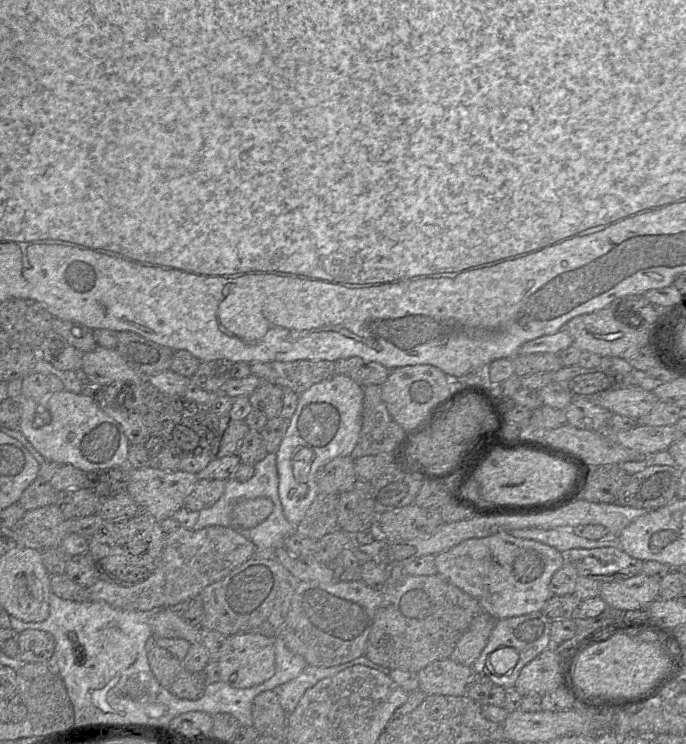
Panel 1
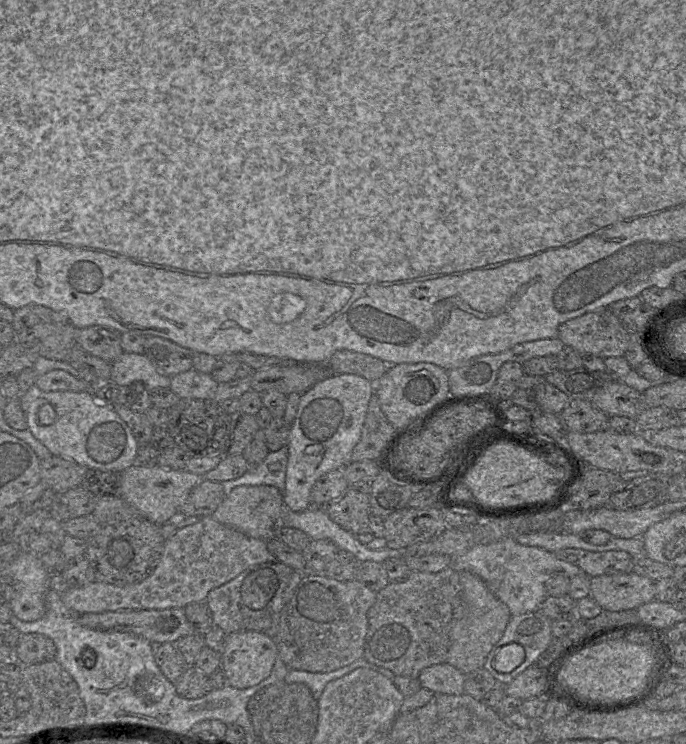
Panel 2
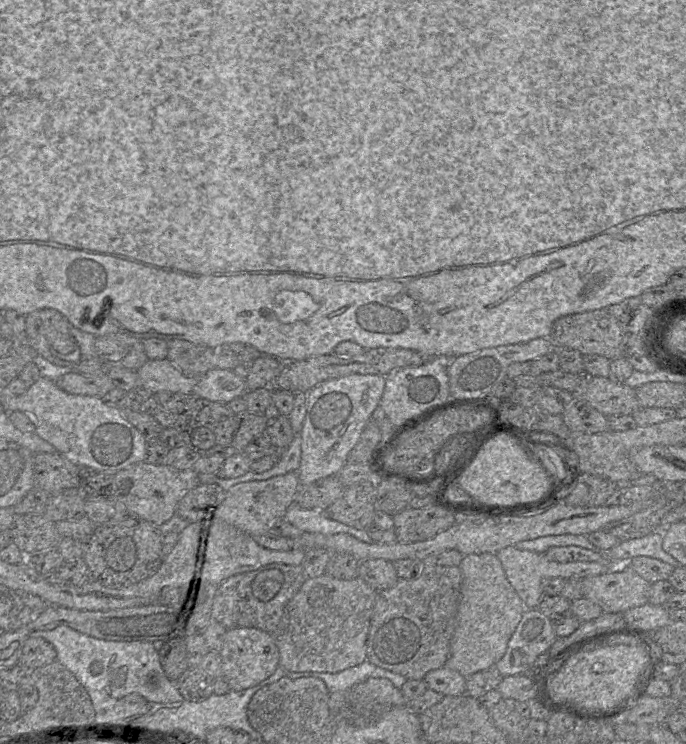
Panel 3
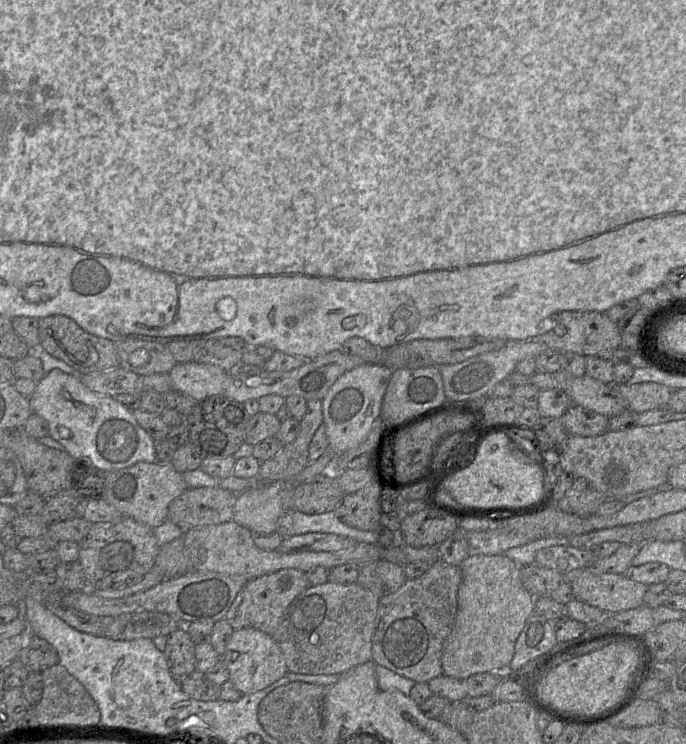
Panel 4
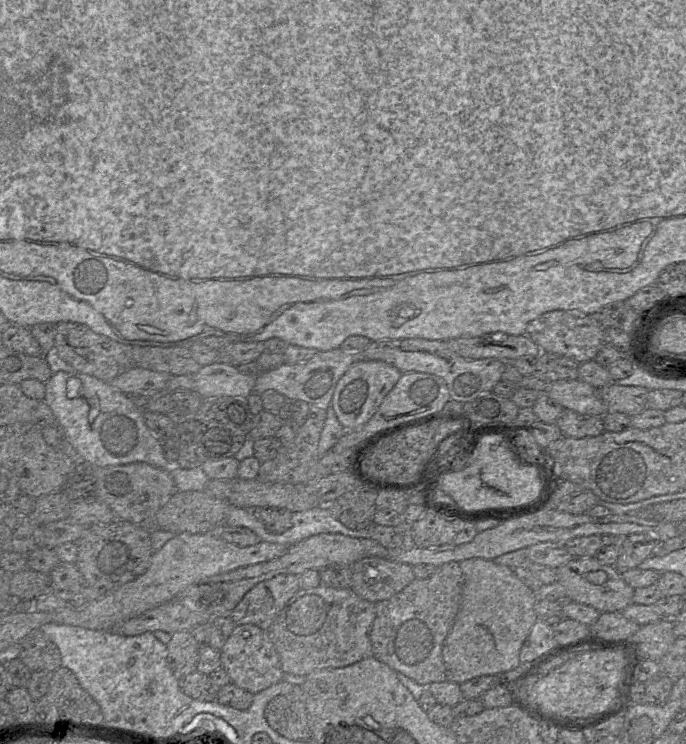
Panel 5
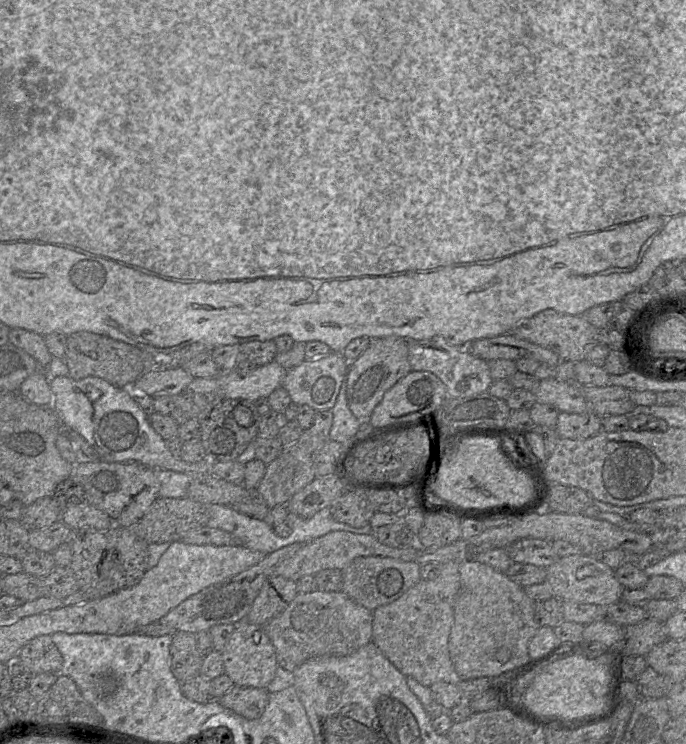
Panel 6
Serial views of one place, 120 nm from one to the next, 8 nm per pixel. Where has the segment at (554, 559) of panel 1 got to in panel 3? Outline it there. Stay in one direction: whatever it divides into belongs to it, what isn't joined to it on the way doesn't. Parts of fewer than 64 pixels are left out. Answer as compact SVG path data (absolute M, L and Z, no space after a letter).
M508 546L496 553L505 571L506 578L515 589L526 609L538 608L543 593L543 579L561 577L567 579L583 579L589 576L600 575L610 568L607 564L599 562L574 561L561 563L546 558L544 553L537 553L529 550L518 549L515 546Z

